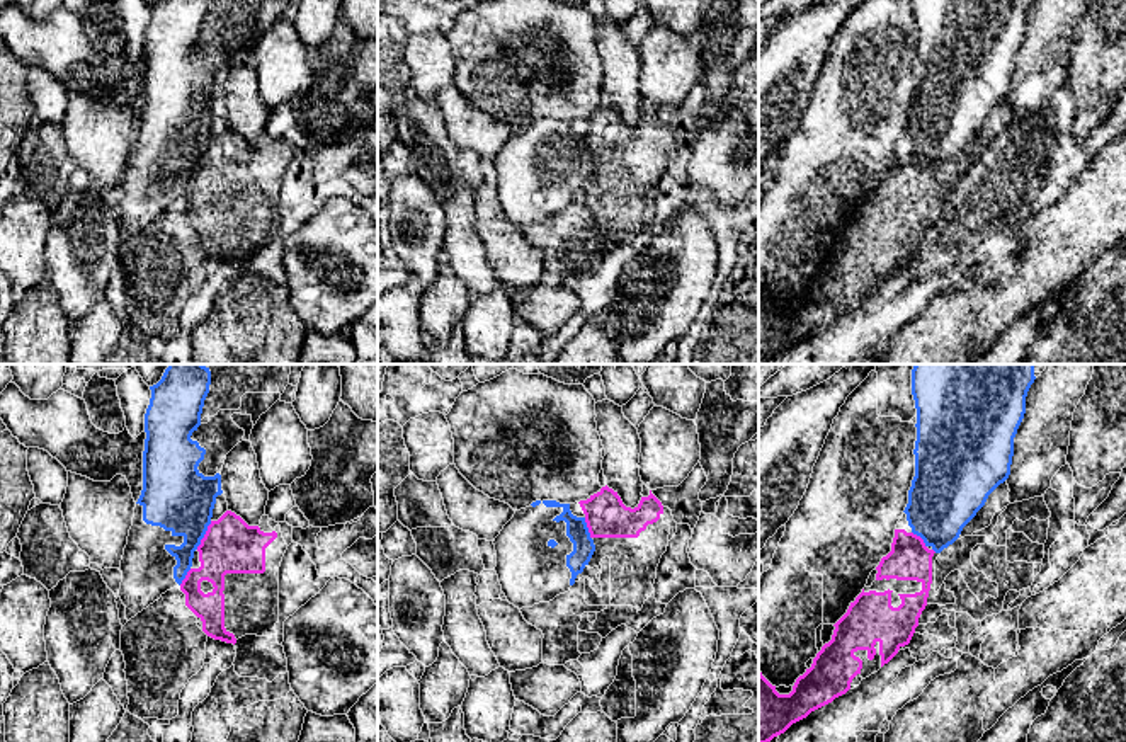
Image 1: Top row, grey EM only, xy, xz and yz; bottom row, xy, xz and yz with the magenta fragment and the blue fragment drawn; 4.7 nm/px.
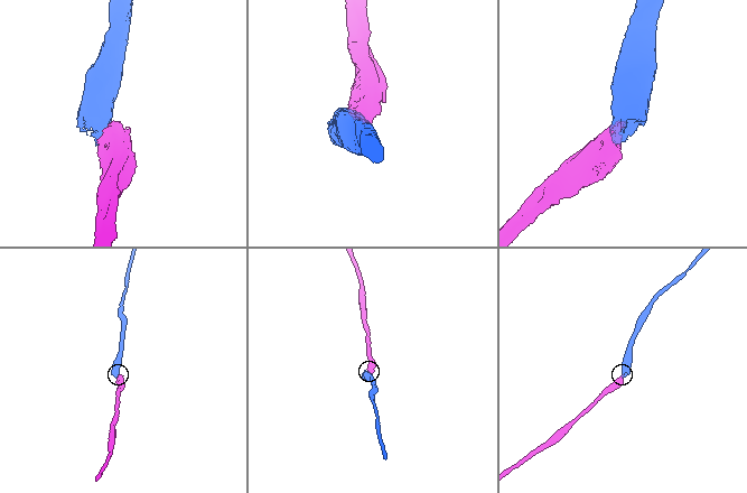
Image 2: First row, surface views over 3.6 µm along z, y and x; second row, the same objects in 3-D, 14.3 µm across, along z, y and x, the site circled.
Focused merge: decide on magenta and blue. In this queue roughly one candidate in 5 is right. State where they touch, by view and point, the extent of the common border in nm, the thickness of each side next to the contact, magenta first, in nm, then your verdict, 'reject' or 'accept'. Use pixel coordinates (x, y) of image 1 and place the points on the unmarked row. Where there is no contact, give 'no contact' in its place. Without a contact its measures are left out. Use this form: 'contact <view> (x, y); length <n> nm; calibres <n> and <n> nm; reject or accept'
contact xy (204, 154); length 150 nm; calibres 260 and 320 nm; reject

